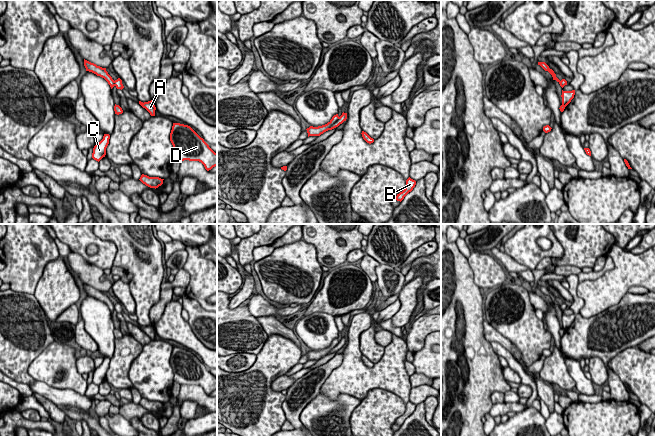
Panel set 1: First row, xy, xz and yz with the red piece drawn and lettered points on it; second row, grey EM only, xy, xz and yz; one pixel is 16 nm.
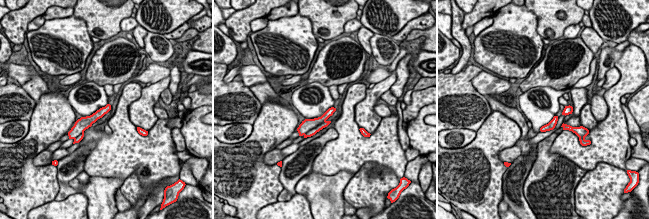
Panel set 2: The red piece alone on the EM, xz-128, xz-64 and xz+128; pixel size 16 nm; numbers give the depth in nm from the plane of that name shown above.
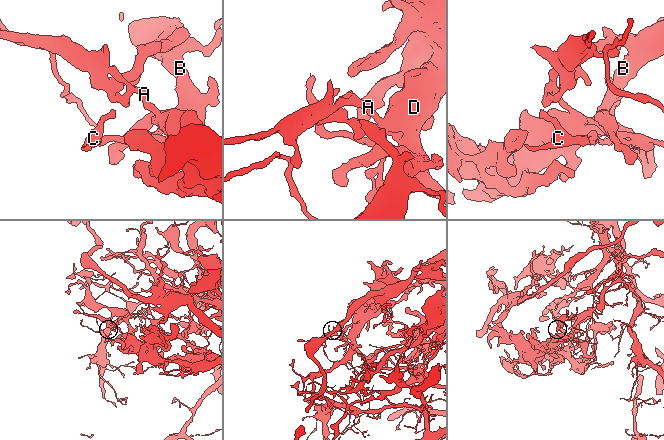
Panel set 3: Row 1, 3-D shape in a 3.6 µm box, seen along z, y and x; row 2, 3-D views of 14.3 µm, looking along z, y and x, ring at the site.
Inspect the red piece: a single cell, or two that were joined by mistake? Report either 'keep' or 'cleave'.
cleave

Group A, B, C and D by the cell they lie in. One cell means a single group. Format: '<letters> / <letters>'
A / B C D

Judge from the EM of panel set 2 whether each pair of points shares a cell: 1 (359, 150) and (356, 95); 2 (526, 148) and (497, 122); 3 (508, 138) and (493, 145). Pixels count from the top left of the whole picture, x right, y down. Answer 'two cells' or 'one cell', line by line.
1: one cell
2: two cells
3: one cell

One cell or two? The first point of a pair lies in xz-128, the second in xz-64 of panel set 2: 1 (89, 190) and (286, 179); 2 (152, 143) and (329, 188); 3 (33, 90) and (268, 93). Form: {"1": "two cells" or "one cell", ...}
{"1": "two cells", "2": "two cells", "3": "one cell"}

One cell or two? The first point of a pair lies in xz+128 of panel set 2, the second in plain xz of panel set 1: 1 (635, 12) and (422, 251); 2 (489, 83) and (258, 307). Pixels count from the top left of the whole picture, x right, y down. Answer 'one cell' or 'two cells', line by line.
1: two cells
2: one cell

